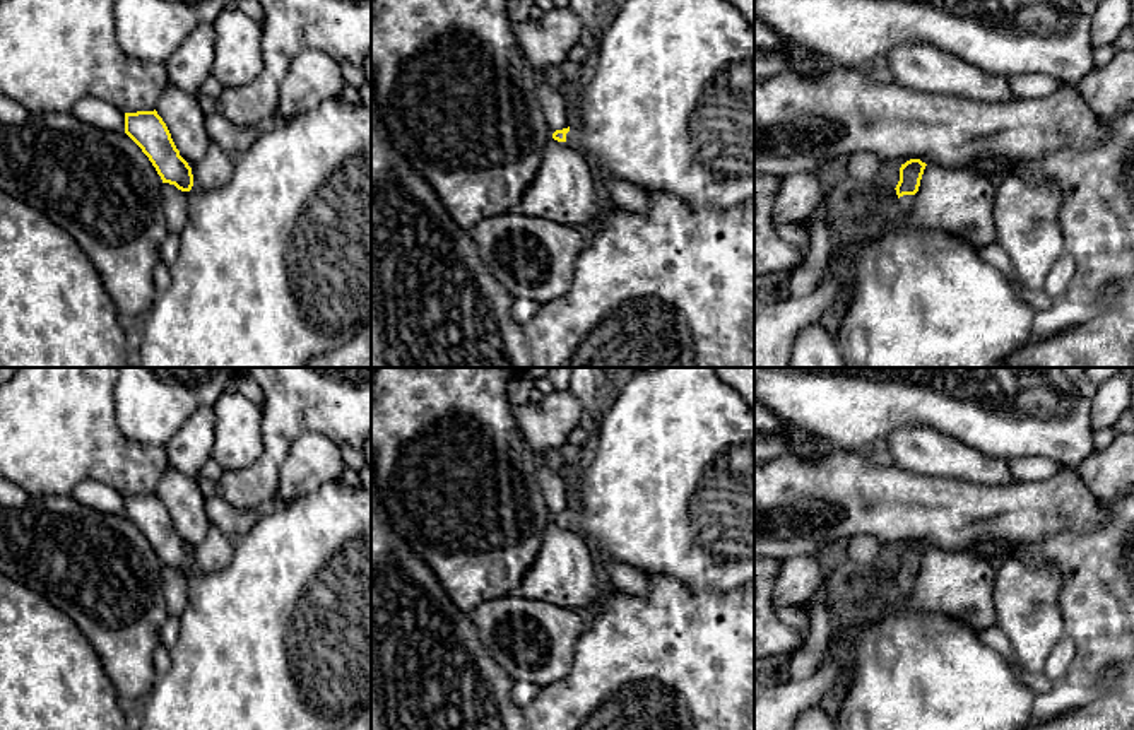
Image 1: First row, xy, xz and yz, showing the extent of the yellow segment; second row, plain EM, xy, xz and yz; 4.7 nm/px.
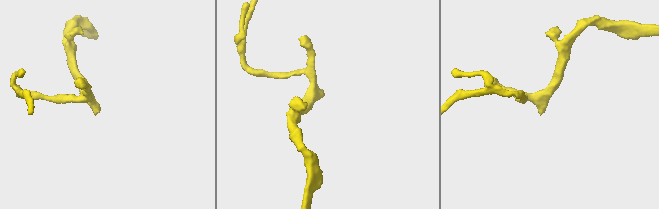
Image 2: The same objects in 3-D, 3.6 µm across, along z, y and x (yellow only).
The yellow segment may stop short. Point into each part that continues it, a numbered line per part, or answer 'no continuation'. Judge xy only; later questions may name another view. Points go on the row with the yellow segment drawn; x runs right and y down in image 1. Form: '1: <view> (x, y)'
1: xy (274, 269)

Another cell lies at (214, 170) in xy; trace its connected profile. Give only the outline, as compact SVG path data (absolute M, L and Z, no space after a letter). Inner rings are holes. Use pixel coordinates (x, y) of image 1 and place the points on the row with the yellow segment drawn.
M210 140L207 154L192 166L193 185L204 190L224 186L231 180L233 171L234 159Z

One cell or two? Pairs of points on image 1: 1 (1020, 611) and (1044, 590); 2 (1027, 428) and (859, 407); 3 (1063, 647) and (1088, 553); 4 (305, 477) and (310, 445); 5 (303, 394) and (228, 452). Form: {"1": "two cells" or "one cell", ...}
{"1": "one cell", "2": "one cell", "3": "two cells", "4": "one cell", "5": "two cells"}

